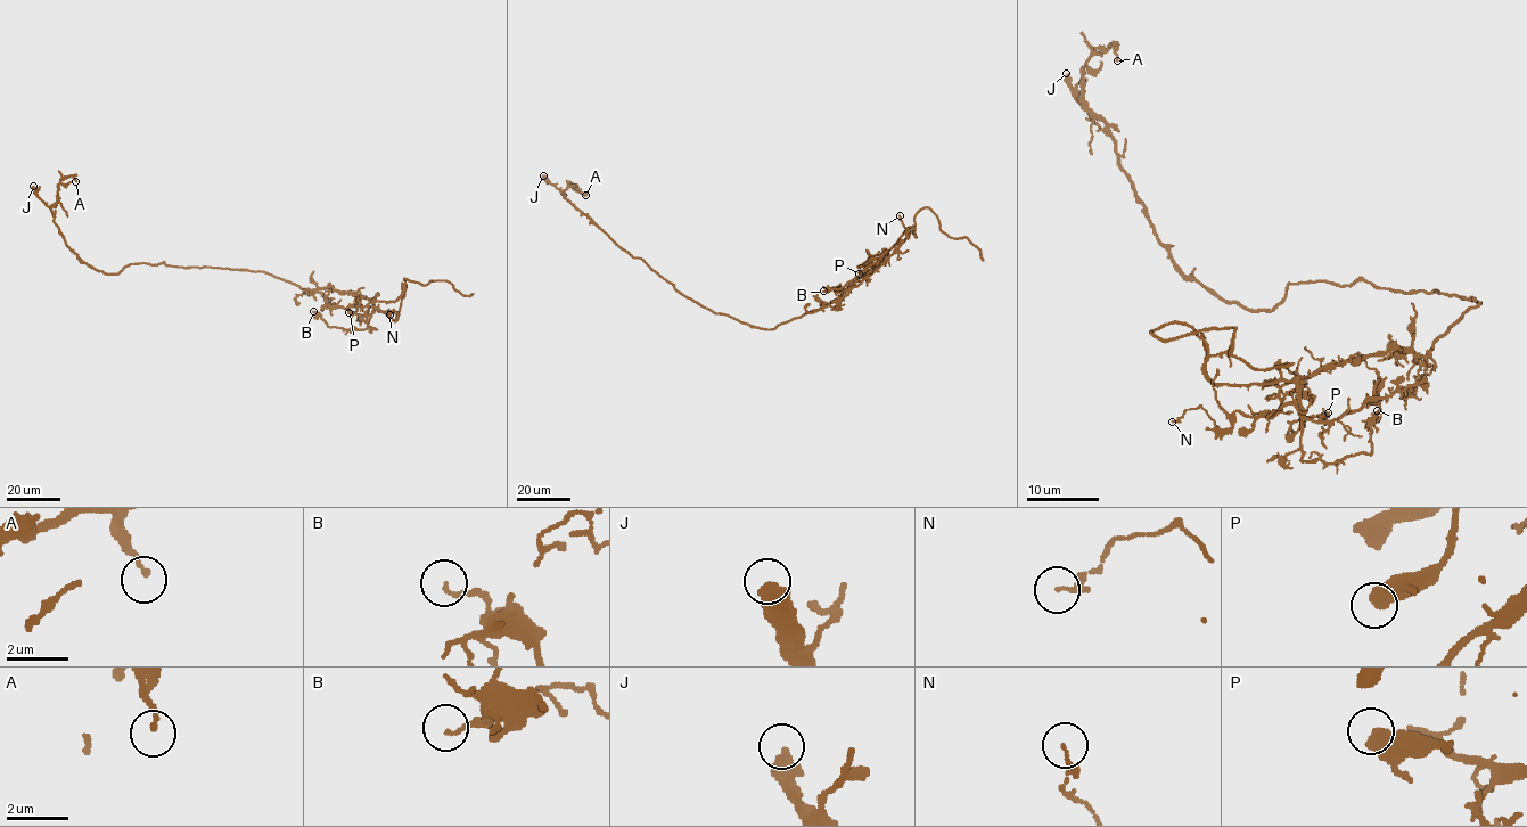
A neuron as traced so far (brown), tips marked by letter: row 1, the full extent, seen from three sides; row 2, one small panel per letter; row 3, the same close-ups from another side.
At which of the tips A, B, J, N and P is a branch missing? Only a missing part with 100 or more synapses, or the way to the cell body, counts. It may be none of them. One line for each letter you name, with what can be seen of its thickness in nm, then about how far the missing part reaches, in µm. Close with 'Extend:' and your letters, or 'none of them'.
Extend: none of them

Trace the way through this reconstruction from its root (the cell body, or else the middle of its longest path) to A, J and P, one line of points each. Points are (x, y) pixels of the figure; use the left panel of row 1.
A: (246, 270), (164, 262), (130, 264), (117, 273), (95, 270), (67, 245), (51, 210), (59, 181), (75, 181)
J: (246, 270), (181, 267), (162, 262), (130, 264), (117, 273), (97, 270), (67, 245), (51, 210), (33, 186)
P: (246, 270), (263, 271), (308, 291), (329, 288), (355, 293), (372, 304), (366, 311), (367, 320), (349, 312)

